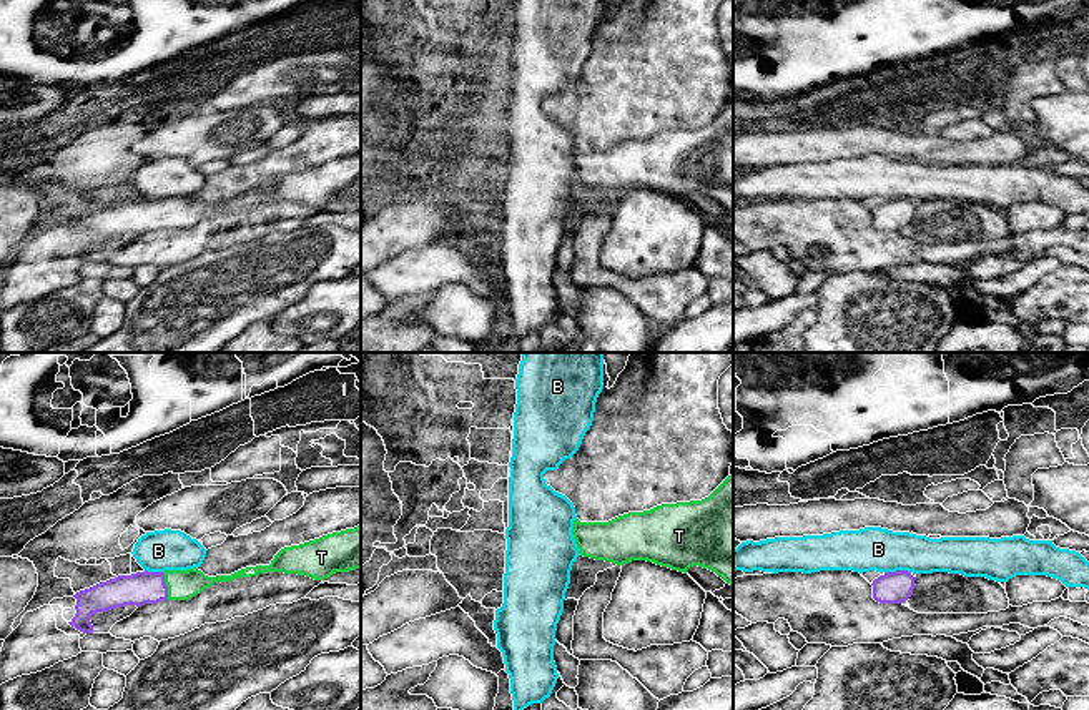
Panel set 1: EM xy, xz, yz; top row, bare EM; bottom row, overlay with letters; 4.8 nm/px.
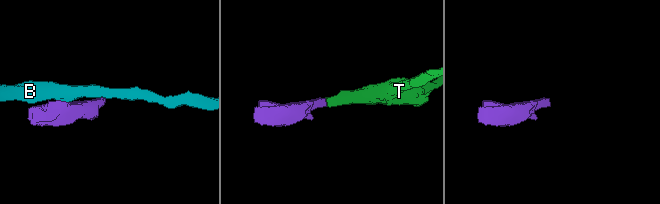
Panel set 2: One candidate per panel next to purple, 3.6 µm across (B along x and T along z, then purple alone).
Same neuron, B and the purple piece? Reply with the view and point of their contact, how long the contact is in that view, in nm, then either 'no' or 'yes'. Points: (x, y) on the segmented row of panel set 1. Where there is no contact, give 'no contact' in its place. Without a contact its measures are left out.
contact yz (896, 571); length 130 nm; no

